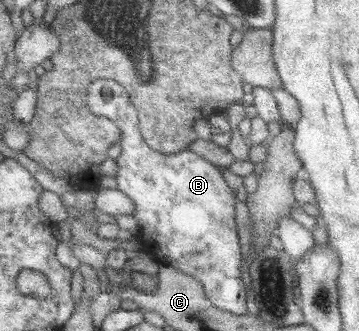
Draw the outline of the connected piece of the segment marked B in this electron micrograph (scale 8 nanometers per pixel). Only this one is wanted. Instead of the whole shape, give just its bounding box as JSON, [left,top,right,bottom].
[89,80,248,314]

